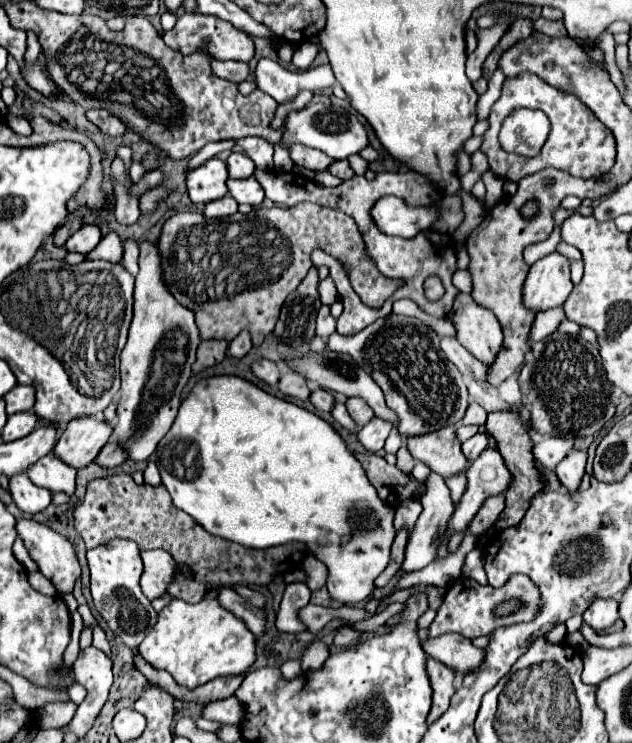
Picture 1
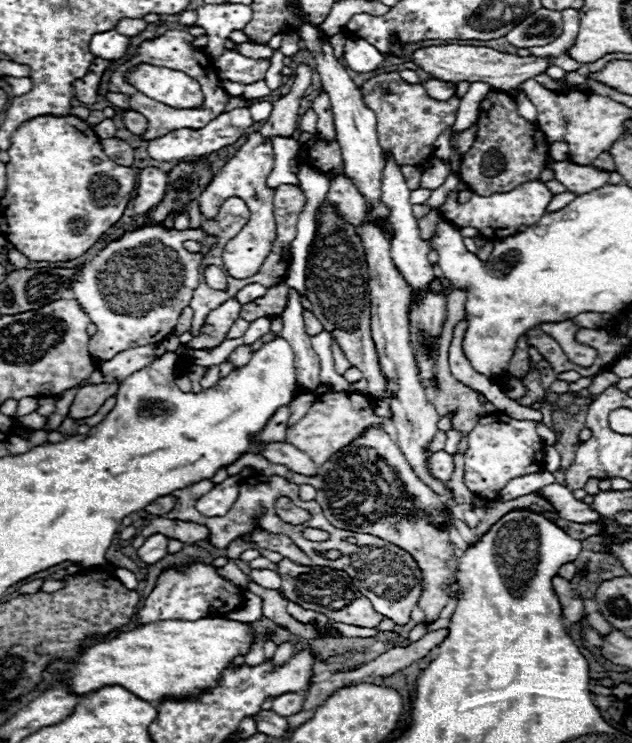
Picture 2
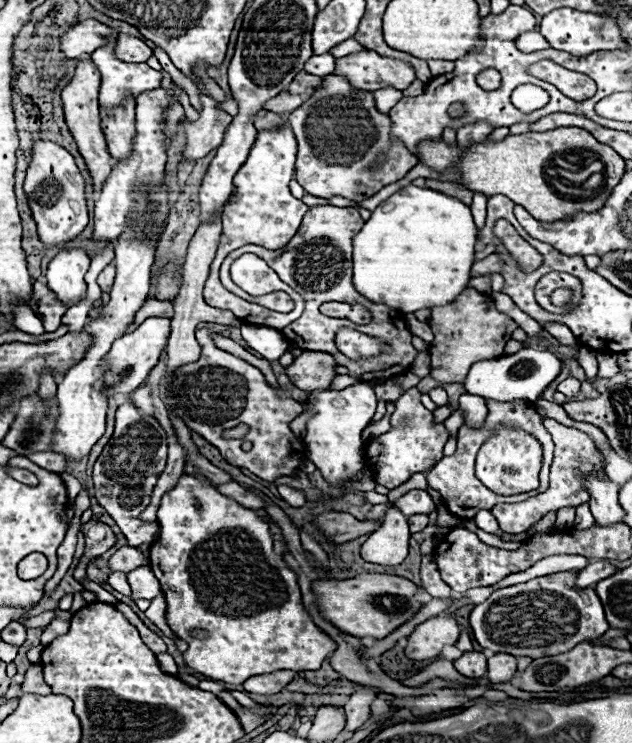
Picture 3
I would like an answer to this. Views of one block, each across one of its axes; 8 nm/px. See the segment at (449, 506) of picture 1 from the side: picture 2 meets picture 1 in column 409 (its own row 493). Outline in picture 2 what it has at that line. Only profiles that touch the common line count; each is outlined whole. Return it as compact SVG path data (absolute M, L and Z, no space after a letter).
M550 484L550 486L544 486L538 490L540 494L544 494L552 506L556 508L556 512L564 518L564 520L572 520L572 522L582 522L582 524L588 524L588 522L600 522L600 514L596 510L592 510L588 504L576 500L572 496L572 492L560 484Z

